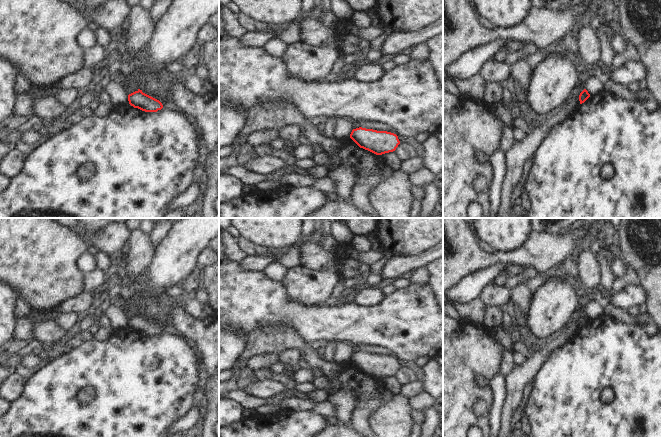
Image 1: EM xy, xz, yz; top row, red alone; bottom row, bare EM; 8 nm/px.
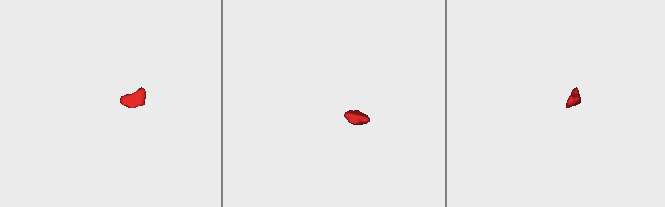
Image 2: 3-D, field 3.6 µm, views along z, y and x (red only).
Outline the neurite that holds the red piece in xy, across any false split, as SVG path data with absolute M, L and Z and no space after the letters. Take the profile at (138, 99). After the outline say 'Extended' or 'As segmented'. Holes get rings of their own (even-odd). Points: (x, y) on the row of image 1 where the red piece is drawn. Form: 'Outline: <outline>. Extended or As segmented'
Outline: M140 89L129 94L128 101L134 108L138 108L145 112L157 112L163 108L159 100L143 93Z. As segmented

